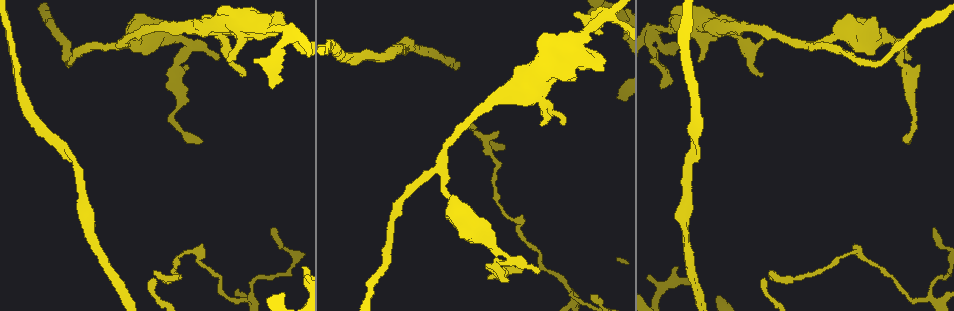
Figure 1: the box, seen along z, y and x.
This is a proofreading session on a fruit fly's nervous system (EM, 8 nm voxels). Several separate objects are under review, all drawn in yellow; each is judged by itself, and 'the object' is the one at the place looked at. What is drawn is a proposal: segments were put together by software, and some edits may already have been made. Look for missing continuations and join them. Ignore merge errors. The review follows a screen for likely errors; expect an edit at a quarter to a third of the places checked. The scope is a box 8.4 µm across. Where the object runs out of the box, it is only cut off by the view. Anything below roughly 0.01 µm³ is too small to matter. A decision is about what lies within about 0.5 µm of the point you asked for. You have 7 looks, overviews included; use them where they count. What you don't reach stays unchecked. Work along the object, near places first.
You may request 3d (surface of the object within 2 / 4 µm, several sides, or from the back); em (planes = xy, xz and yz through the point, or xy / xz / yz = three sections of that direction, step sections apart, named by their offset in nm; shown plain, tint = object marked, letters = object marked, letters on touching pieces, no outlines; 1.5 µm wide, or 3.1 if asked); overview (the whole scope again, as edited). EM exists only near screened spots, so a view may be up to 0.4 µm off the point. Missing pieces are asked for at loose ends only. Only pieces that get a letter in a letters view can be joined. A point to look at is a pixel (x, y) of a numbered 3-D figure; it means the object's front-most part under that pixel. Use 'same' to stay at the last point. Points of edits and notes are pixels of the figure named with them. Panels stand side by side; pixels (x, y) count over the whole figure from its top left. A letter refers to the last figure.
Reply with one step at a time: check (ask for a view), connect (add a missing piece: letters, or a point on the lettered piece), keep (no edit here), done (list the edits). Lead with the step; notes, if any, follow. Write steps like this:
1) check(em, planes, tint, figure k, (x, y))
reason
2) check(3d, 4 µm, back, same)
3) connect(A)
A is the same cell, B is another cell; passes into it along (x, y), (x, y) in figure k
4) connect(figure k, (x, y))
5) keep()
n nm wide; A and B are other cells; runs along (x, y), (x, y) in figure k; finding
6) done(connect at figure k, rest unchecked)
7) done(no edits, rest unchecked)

check(3d, 4 µm, figure 1, (590, 294))
free end

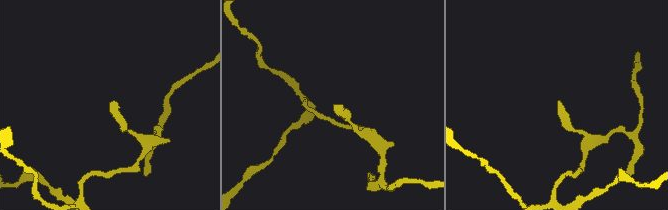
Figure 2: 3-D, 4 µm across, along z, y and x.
check(em, xy, step 8, letters, figure 2, (112, 102))

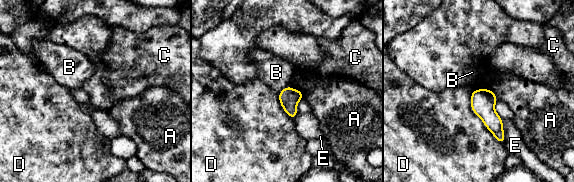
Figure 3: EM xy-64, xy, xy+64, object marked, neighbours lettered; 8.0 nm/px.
keep()
D touches over 500 nm; A, B, C, D and E are other cells; no lettered piece goes on from it

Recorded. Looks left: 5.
check(em, planes, letters, figure 1, (474, 131))
branch stops here

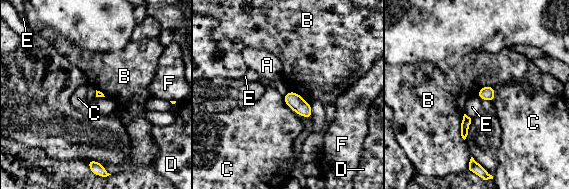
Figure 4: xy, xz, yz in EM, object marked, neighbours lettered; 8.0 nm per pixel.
keep()
A, B, C, D, E and F are other cells; no lettered piece goes on from it

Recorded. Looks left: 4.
check(em, planes, letters, figure 1, (660, 88))
free end

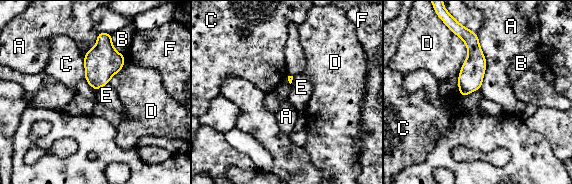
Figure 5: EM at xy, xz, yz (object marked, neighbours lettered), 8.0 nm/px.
keep()
A touches over 460 nm; A, B, C, D, E and F are other cells; border along (83, 57), (84, 78) in figure 5; none of them fits

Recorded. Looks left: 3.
done(no edits, rest unchecked)

